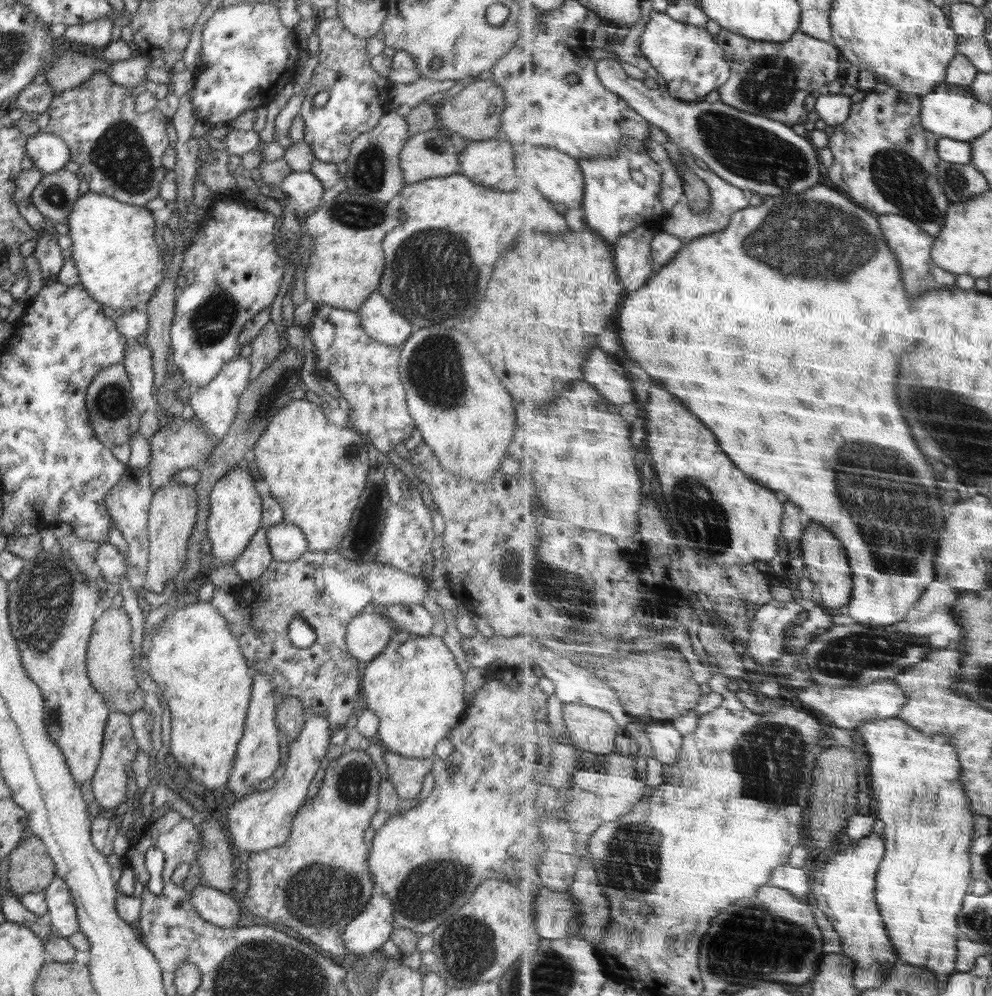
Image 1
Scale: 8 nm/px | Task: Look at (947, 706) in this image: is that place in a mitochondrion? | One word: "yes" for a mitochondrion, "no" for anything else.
no

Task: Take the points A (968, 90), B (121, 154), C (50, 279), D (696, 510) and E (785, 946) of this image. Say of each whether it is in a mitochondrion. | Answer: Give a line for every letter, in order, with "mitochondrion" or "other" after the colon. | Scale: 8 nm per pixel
A: other
B: mitochondrion
C: other
D: mitochondrion
E: mitochondrion

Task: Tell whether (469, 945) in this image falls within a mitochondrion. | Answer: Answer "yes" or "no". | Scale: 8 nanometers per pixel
yes

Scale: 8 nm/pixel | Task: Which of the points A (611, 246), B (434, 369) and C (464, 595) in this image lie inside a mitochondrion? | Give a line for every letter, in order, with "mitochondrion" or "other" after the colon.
A: other
B: mitochondrion
C: other

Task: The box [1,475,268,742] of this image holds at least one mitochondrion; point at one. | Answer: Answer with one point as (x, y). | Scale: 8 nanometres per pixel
(41, 611)

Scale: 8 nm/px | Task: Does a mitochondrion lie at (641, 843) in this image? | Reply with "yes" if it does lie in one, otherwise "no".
yes

